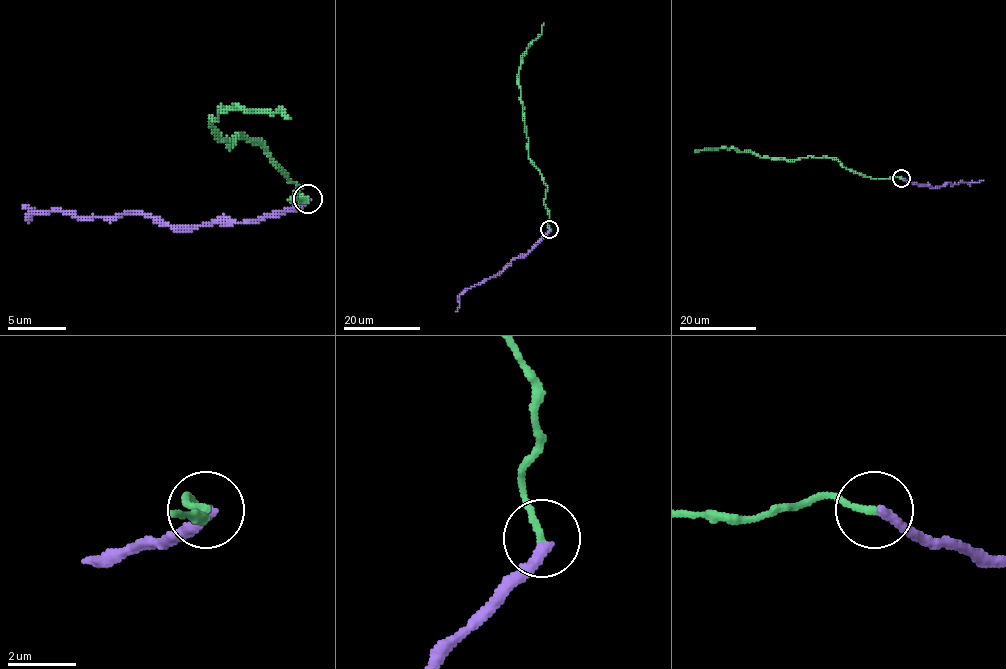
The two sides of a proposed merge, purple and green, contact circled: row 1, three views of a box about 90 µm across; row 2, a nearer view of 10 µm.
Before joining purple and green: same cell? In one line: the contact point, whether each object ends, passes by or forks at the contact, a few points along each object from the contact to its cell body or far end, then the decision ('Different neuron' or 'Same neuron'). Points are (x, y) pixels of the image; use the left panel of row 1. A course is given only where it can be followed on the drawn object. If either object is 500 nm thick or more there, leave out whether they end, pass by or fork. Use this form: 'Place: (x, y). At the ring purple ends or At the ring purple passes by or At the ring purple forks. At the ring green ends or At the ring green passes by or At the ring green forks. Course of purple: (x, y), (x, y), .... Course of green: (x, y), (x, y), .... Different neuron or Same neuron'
Place: (307, 199). At the ring purple ends. At the ring green ends. Course of purple: (308, 200), (241, 223), (203, 223), (171, 229), (145, 214), (98, 217), (32, 211), (26, 205). Course of green: (308, 200), (290, 200), (299, 188), (258, 144), (218, 138), (212, 118), (221, 106), (288, 118). Different neuron

